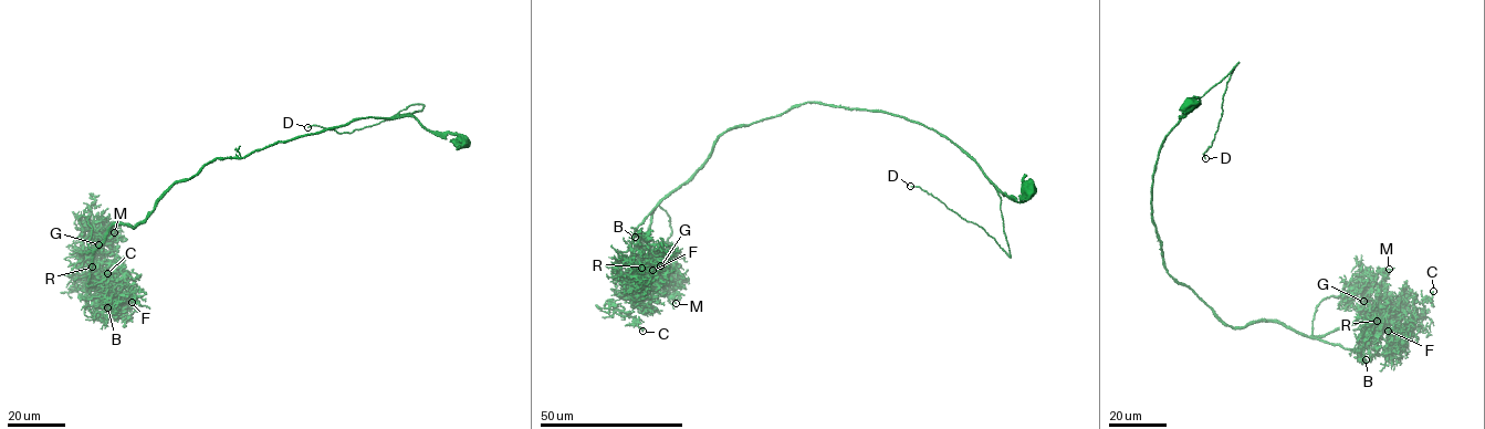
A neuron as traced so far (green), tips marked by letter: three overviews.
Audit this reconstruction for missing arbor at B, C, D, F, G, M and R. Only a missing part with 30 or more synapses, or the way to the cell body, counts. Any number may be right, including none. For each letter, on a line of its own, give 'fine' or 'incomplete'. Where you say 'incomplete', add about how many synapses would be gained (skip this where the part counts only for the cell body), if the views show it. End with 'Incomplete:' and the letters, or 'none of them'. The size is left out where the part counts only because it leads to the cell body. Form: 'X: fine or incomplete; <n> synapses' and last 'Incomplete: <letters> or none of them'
B: fine
C: fine
D: incomplete; 300 synapses
F: fine
G: fine
M: fine
R: fine
Incomplete: D

